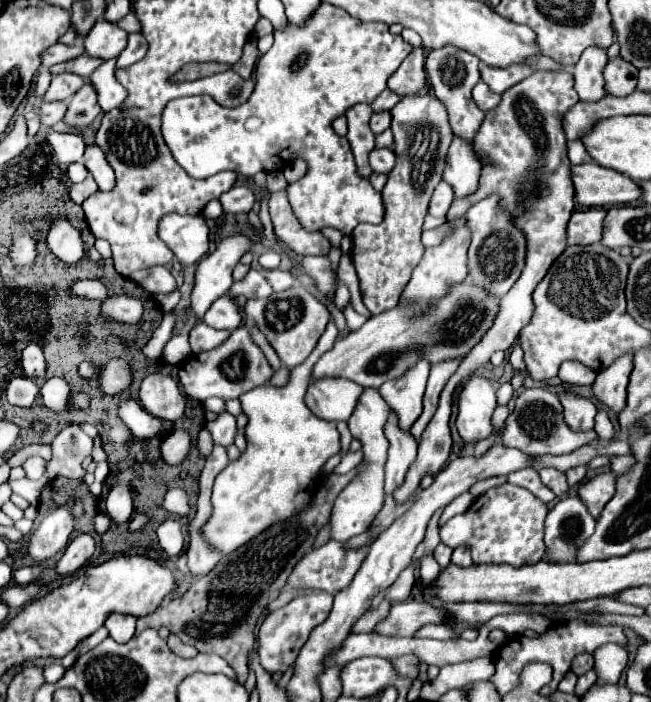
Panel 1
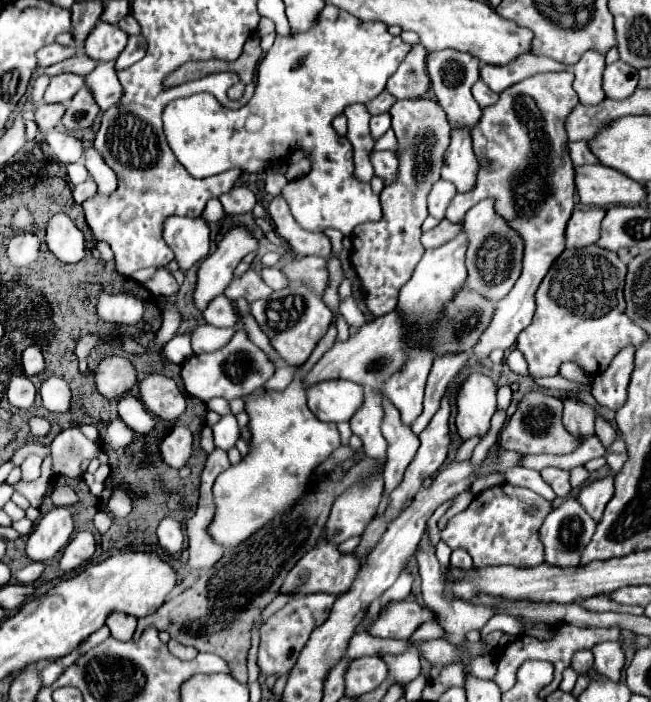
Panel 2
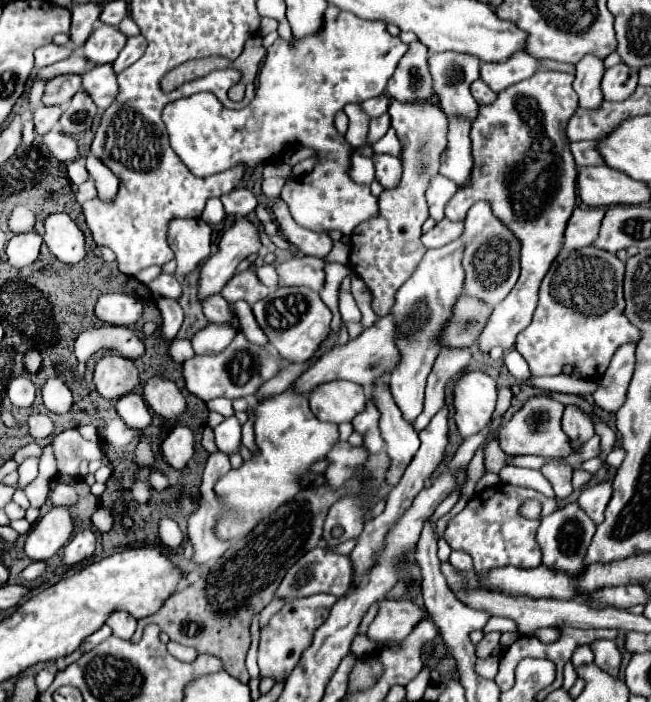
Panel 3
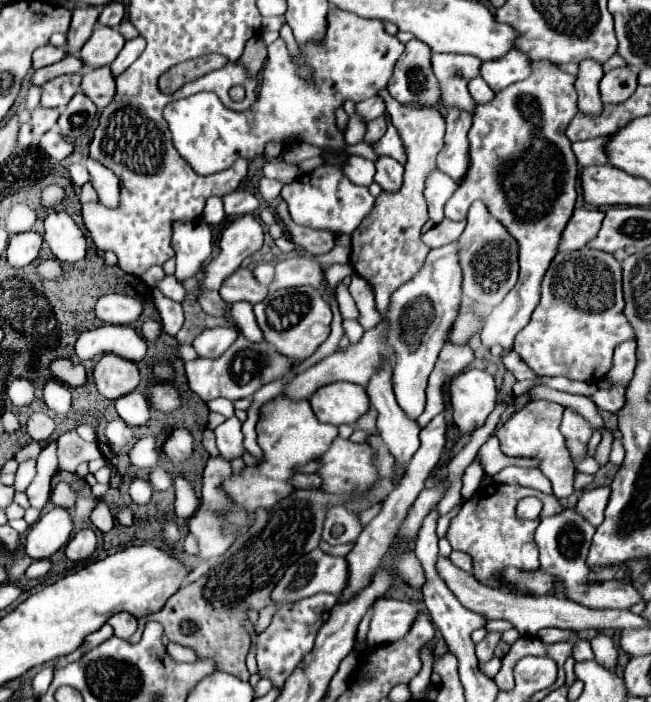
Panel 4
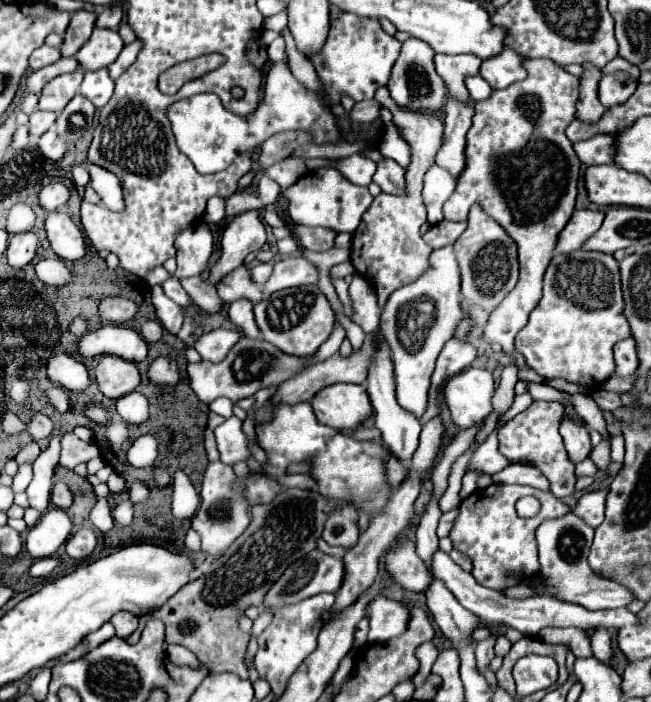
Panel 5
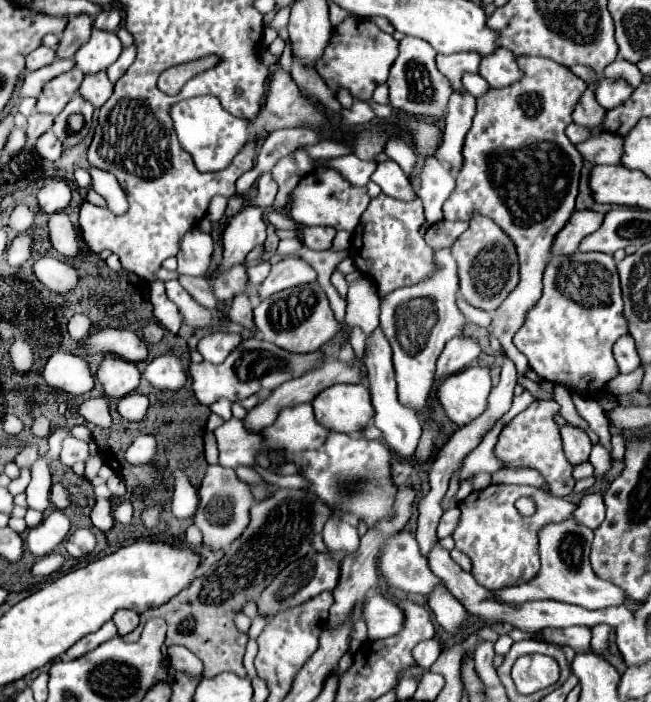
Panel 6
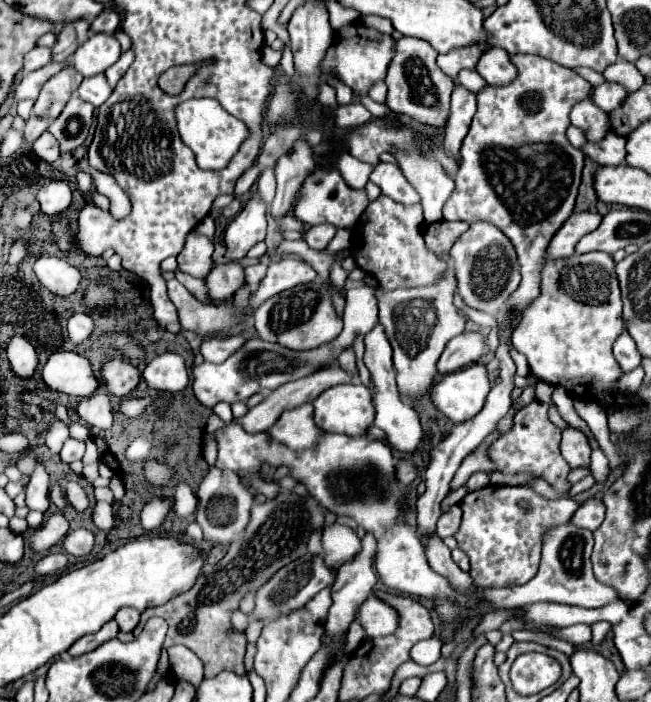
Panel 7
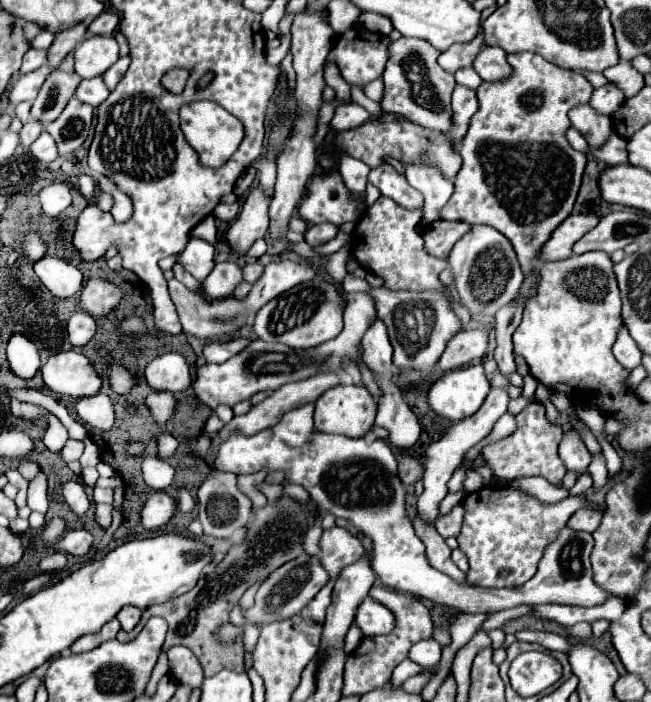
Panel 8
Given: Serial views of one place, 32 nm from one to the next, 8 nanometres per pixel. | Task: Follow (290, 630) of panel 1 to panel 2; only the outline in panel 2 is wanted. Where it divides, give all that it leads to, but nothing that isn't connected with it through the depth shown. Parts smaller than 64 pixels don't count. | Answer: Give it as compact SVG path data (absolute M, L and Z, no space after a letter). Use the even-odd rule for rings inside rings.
M304 594L304 596L294 596L284 608L274 612L262 626L260 626L260 648L258 648L258 666L264 674L288 674L296 662L296 656L300 654L300 648L308 642L310 632L320 626L326 618L328 612L332 610L332 600L334 596L328 594Z

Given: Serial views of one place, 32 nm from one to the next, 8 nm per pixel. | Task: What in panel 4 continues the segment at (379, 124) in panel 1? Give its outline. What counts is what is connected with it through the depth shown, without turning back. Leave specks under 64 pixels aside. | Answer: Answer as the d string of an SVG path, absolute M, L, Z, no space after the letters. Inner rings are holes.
M382 116L380 120L370 120L368 122L368 132L366 132L366 144L374 144L374 142L378 142L380 138L382 138L382 134L386 132L386 116Z

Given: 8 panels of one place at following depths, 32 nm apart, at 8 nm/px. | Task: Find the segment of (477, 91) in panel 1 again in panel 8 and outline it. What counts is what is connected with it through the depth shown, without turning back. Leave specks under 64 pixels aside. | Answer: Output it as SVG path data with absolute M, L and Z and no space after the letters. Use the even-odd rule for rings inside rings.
M462 68L460 72L456 72L454 78L456 78L458 84L462 84L462 86L466 86L466 88L472 88L472 90L480 88L480 84L484 82L484 80L476 74L474 68Z

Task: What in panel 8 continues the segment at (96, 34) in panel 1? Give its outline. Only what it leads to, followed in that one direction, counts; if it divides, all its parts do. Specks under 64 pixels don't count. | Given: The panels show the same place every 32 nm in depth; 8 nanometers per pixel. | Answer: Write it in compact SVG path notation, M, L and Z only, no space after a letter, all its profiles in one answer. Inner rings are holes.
M90 36L74 52L76 72L82 78L100 76L116 60L118 60L118 42L114 36Z

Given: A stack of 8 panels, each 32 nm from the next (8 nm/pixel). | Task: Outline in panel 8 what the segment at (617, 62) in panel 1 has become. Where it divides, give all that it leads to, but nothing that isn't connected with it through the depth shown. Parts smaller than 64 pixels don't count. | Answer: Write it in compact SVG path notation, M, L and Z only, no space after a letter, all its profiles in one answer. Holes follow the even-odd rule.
M606 84L602 88L596 88L592 92L592 98L590 98L590 104L600 112L600 114L606 114L610 116L612 112L616 112L616 108L620 108L624 104L624 92L614 86L614 84Z

